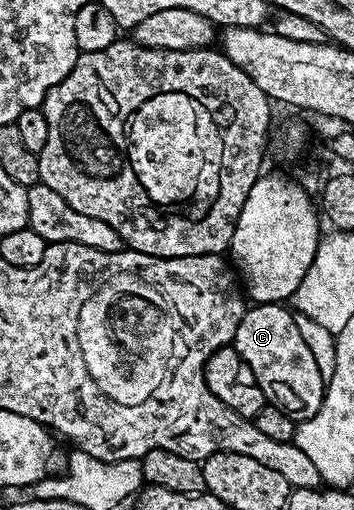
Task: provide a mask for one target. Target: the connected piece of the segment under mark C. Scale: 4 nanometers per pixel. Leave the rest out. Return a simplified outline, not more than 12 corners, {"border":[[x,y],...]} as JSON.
{"border":[[244,309],[233,345],[268,403],[298,424],[321,408],[325,374],[296,315]]}

